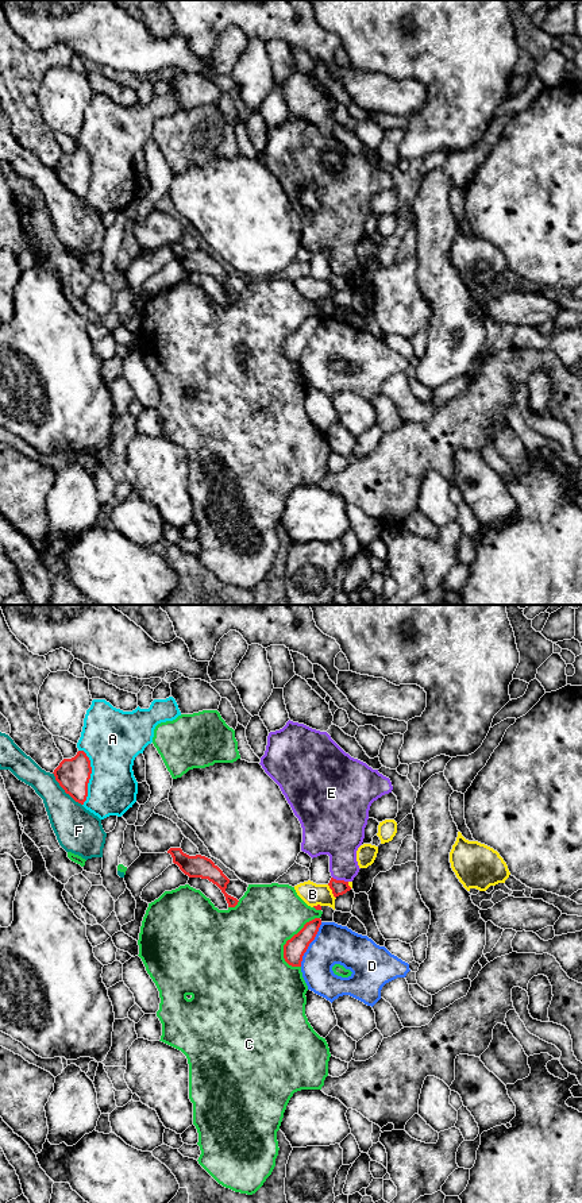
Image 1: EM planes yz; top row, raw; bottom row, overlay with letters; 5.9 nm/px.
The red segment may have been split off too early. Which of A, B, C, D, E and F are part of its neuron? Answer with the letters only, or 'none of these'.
none of these

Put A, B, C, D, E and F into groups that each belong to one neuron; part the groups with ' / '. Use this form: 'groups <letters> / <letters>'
groups A / B / C / D / E / F

